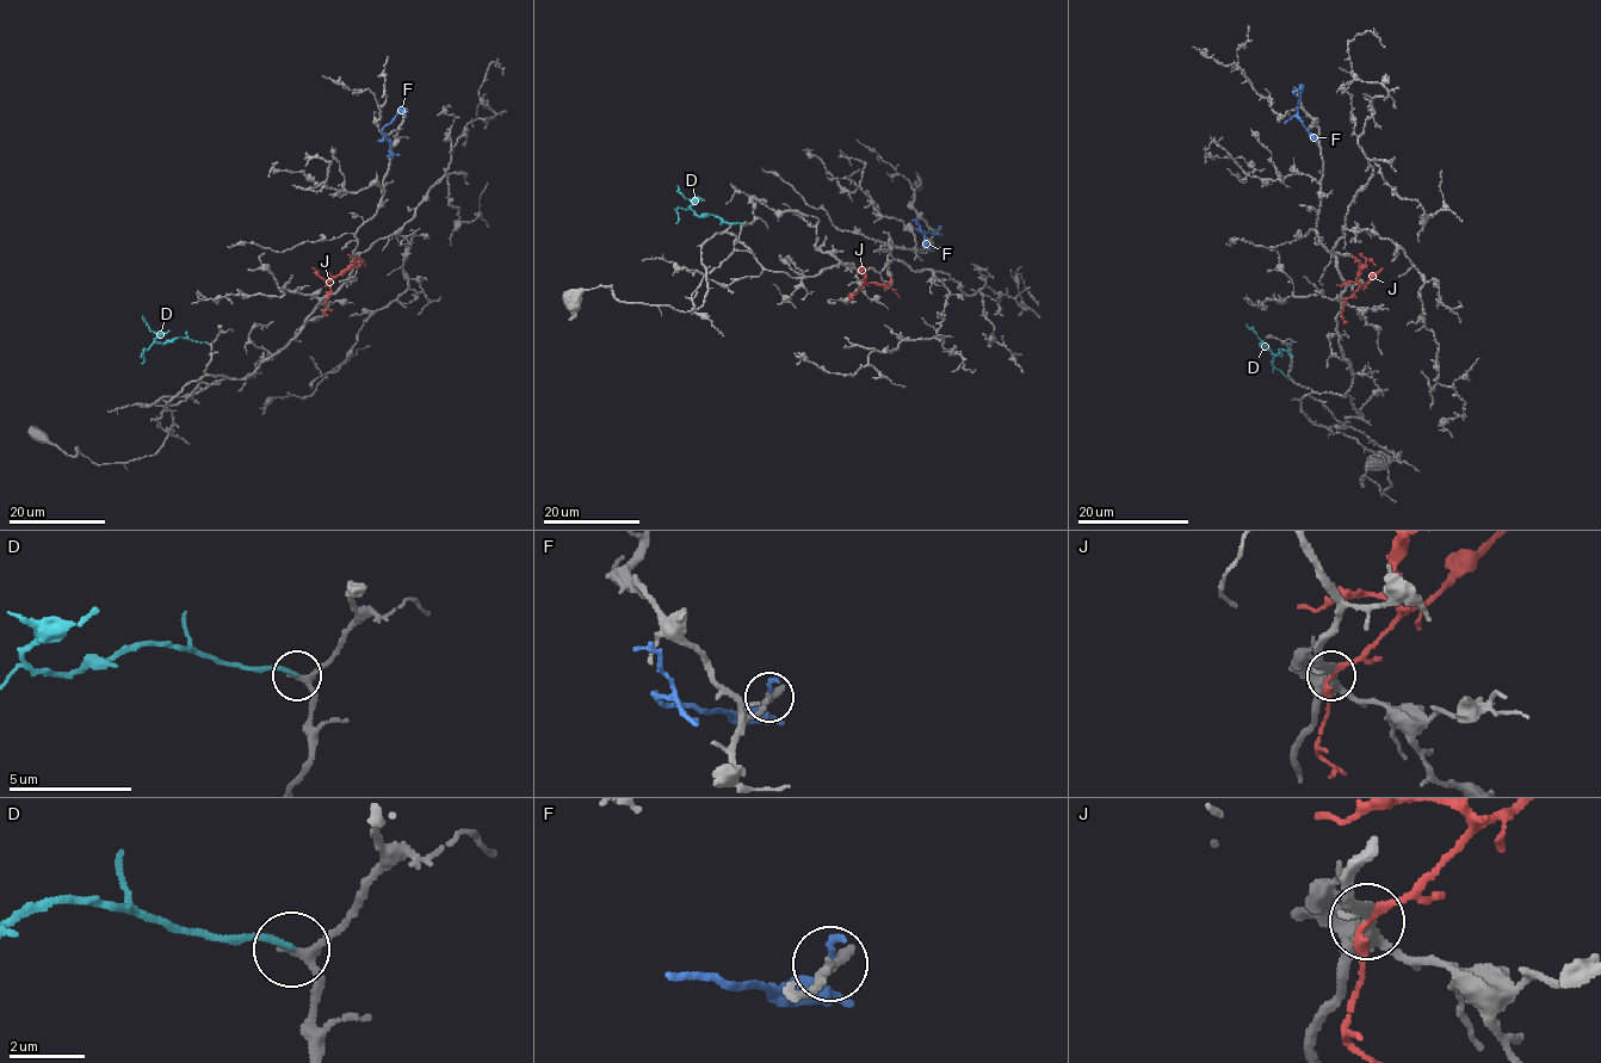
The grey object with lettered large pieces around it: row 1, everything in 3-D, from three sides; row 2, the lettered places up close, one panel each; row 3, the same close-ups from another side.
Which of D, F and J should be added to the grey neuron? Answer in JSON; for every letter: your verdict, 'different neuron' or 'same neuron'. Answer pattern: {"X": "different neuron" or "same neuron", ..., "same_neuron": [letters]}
{"D": "same neuron", "F": "different neuron", "J": "different neuron", "same_neuron": ["D"]}

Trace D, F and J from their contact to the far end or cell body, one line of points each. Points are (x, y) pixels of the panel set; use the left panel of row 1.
D: (209, 344), (178, 338), (158, 344), (154, 340), (156, 335), (142, 315)
F: (403, 113), (399, 112), (382, 133), (389, 150), (399, 154)
J: (328, 295), (331, 282), (360, 263), (347, 254)

